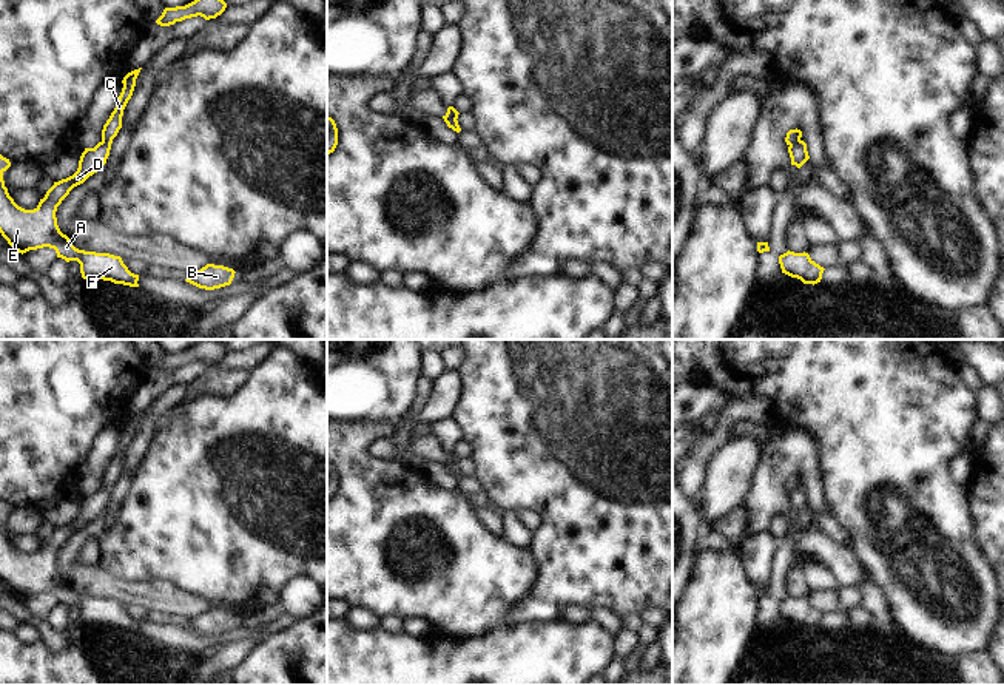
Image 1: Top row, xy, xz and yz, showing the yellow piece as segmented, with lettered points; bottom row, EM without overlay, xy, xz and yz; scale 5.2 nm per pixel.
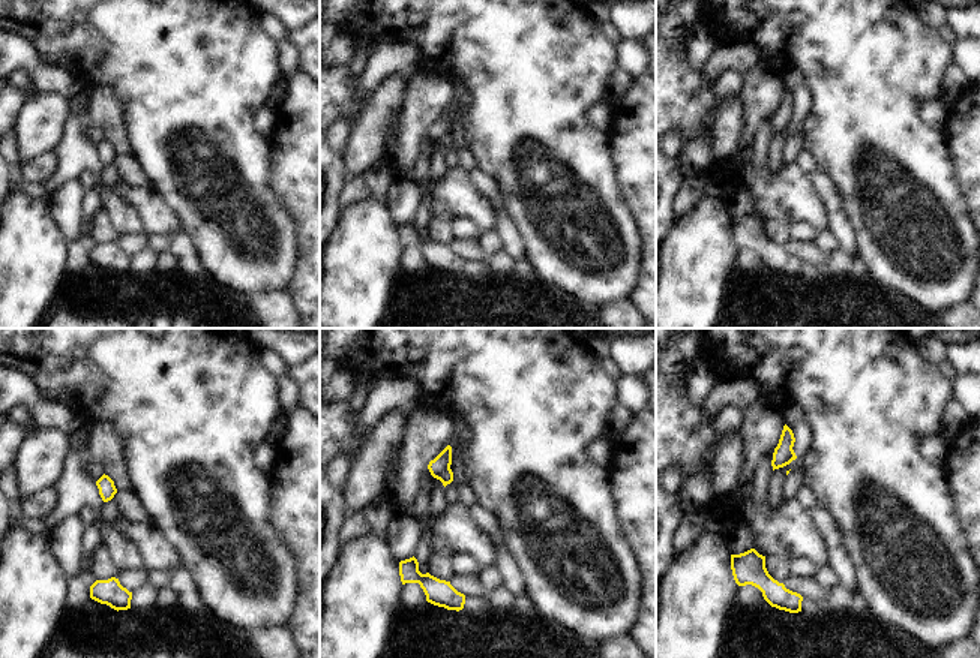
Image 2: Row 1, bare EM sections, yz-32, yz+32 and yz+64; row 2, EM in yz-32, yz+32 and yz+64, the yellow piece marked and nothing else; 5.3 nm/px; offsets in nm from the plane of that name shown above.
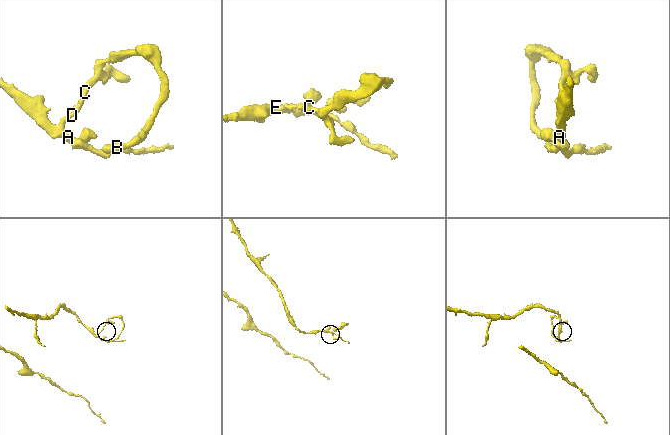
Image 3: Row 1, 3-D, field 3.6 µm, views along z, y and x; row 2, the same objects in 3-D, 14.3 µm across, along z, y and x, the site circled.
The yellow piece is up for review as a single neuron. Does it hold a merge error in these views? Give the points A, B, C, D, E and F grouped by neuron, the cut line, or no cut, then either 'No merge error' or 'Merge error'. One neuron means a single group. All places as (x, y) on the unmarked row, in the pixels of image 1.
Groups: A D E F / B C. Split along yz (801, 486), (790, 492). Merge error.

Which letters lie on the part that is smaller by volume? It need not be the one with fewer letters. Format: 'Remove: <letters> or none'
Remove: B, C

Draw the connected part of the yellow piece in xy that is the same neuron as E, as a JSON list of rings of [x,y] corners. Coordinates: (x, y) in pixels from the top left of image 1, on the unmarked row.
[[[99,488],[85,494],[77,517],[46,537],[34,555],[19,552],[5,532],[3,518],[11,512],[9,504],[0,500],[0,579],[19,599],[43,592],[54,594],[57,603],[77,606],[83,625],[103,625],[114,629],[139,633],[139,620],[123,609],[120,602],[79,596],[57,571],[56,557],[69,537],[83,529],[106,509],[113,488]]]

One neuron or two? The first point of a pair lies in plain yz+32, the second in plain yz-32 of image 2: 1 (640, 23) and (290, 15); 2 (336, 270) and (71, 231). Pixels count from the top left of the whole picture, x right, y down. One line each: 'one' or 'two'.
1: one
2: two

